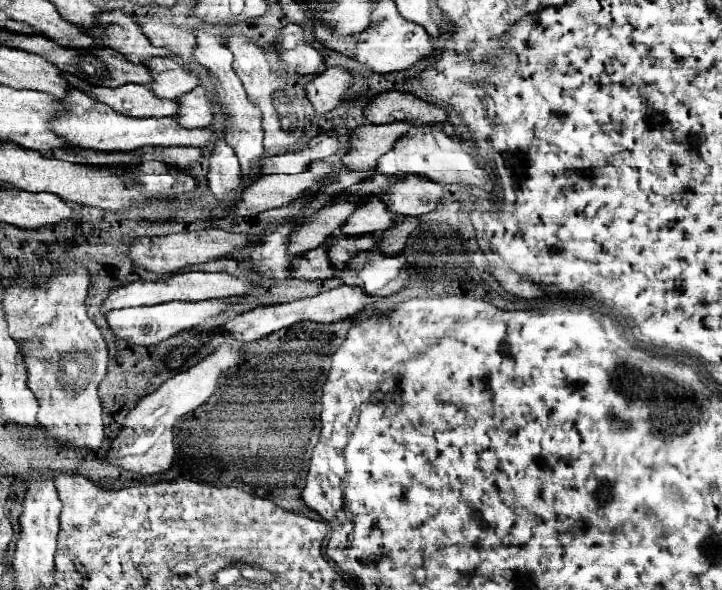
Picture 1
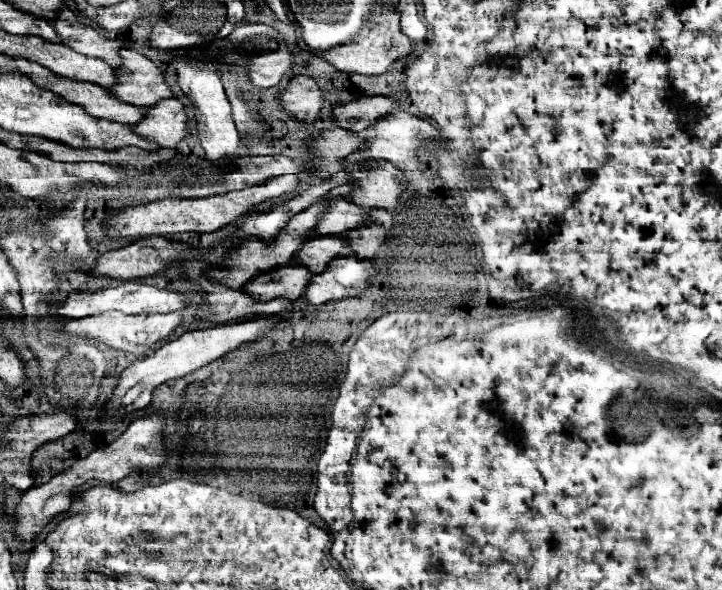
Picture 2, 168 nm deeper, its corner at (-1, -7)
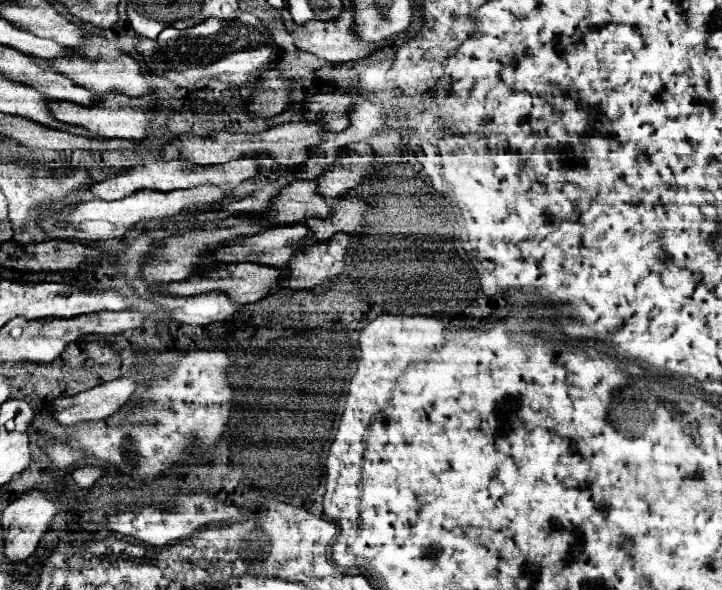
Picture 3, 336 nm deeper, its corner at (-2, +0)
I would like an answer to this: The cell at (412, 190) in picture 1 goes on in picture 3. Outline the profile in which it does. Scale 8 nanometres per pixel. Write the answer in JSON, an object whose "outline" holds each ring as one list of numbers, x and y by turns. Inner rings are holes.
{"outline":[[349,144,349,150,355,150,355,154,341,154,337,160,317,178,317,192,325,198,339,198,347,194,347,190,357,188,363,180,361,172,369,168,373,152,369,146,365,146,365,152,357,152,359,144]]}

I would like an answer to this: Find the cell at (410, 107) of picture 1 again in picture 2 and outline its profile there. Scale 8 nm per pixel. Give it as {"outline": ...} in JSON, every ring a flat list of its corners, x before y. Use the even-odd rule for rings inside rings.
{"outline":[[360,97,346,105,334,109,334,121,338,127,360,133,374,125,374,121,386,117,392,109,398,107,398,101,392,97]]}

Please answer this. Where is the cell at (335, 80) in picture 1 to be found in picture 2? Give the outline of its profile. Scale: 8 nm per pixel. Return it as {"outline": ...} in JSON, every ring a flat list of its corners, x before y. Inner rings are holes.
{"outline":[[298,75,290,79,290,85,280,97,280,105,290,117,304,123,314,123,324,105,324,91,314,77]]}

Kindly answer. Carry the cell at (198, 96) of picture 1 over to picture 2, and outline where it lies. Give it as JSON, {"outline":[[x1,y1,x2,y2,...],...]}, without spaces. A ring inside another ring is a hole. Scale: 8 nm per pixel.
{"outline":[[164,99,150,107,150,115,134,129,146,135,146,139,154,139,160,147,176,147,176,143,190,135,186,105,180,99]]}

